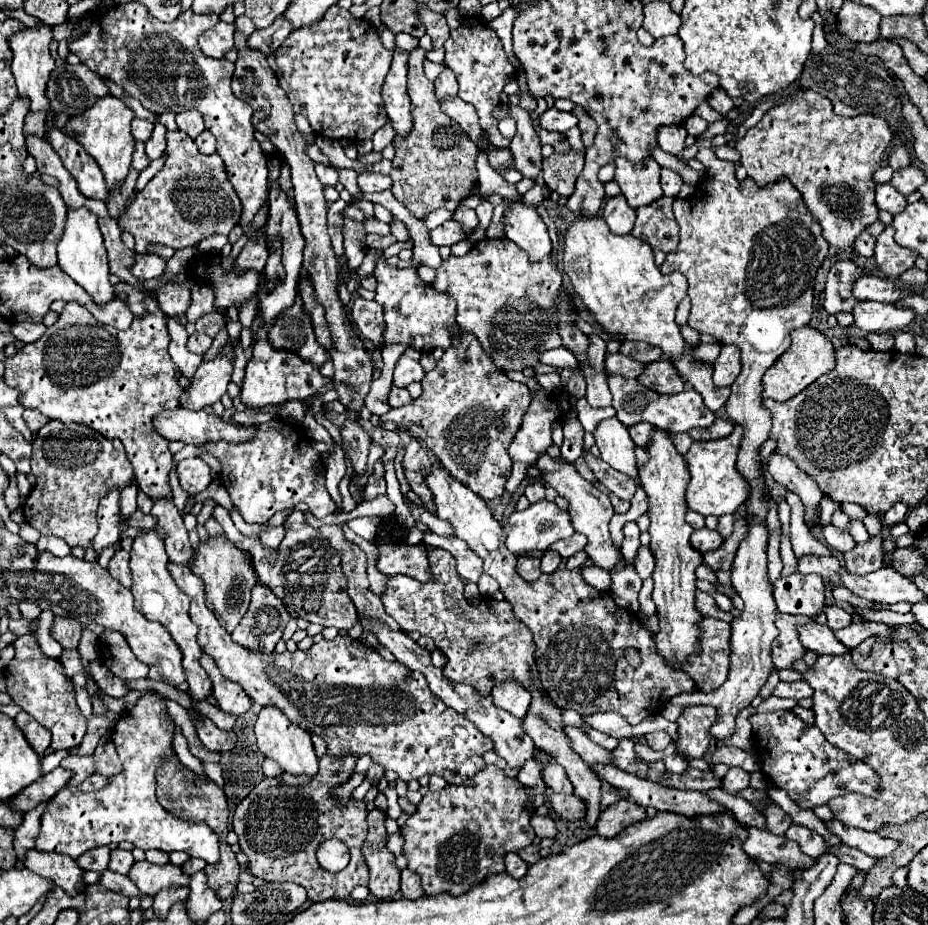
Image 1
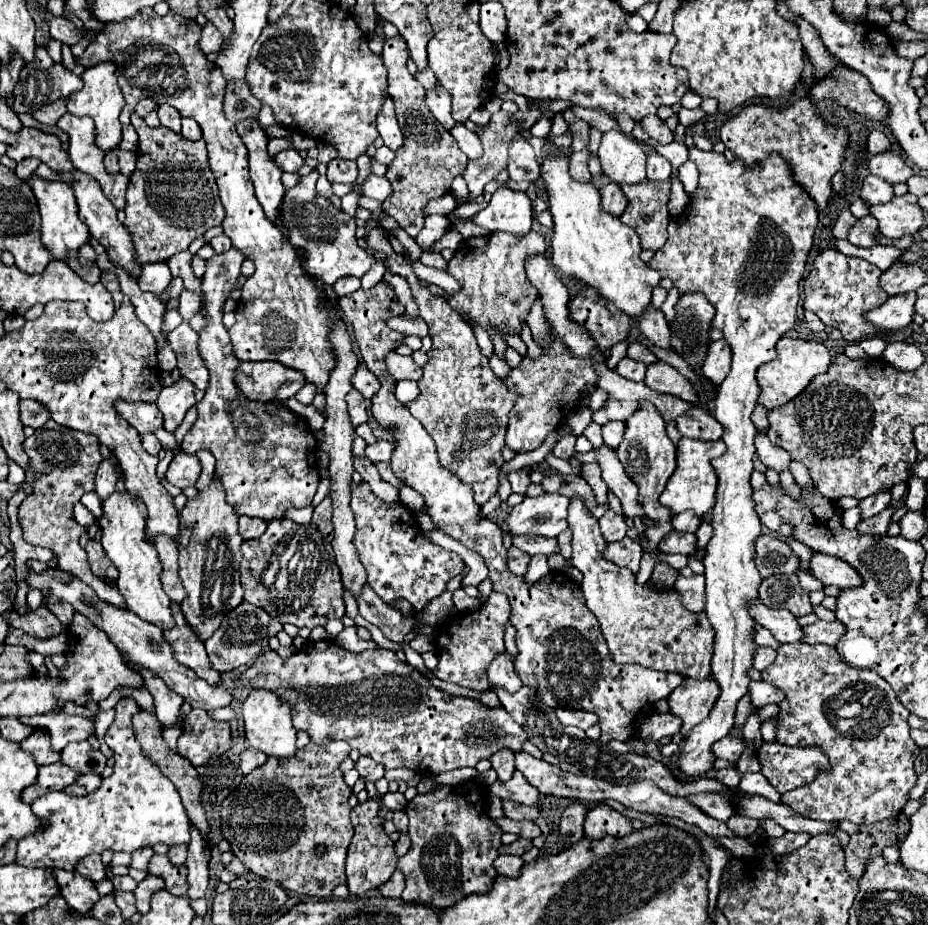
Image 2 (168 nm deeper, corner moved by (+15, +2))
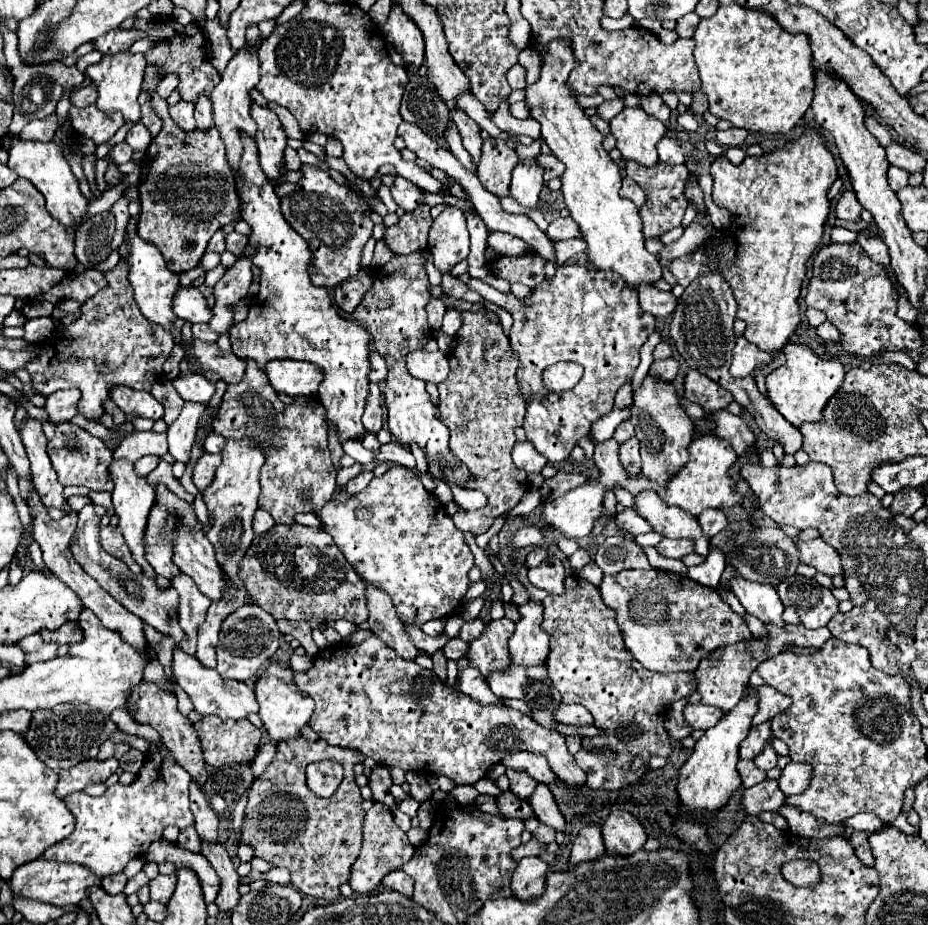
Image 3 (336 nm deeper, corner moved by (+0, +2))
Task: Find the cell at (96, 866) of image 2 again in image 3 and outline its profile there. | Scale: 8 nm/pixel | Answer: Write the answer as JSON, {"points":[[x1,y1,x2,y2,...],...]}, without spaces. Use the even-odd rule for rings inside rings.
{"points":[[117,873,117,875,107,875,107,877,103,877,101,879,101,887,105,889,105,891,109,891,109,893,121,893,123,891,123,887,125,887,125,883,127,883,127,877,123,875,123,873]]}

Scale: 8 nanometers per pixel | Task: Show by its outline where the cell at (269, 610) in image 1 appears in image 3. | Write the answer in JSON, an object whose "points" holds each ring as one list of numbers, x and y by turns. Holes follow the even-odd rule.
{"points":[[243,605,239,611,231,613,221,627,219,643,217,643,217,671,223,679,235,681,251,681,257,671,275,655,279,649,281,631,277,629,275,619,263,611,259,605]]}

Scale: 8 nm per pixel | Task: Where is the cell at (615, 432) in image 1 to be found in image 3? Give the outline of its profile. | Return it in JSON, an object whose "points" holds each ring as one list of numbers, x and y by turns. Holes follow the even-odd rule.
{"points":[[645,489,645,491,641,491,639,495,635,495,635,511,653,527,653,531,661,533,663,537,687,537,687,539,693,539,693,541,695,541,695,553,703,557,708,555,709,539,699,531,697,519,695,519,693,515,687,515,683,509,665,505,665,503,661,501,661,497,657,495,657,491]]}

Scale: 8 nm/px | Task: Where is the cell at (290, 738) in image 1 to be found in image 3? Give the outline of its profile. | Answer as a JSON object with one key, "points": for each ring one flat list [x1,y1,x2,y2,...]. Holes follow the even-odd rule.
{"points":[[271,663,269,669,265,671,265,675,259,677,259,681,255,683,255,695,257,695,257,701,259,701,259,717,261,717,263,727,267,729,273,743,291,741,291,739,299,737,301,729,309,723,309,719,315,711,313,699,303,695,295,687,293,671,279,665,279,663]]}

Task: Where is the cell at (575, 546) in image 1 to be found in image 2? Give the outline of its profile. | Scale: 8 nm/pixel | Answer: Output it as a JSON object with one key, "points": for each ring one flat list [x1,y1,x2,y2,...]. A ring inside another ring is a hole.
{"points":[[514,535,512,545,526,551,528,555,538,555,538,553,552,555,556,551,556,539,546,539,546,537,538,537,538,535,532,535,532,539,528,539,528,535,522,535,522,537]]}

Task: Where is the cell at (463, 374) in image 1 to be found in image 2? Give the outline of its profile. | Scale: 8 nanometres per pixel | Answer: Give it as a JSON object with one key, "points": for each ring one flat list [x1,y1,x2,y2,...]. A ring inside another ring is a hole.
{"points":[[374,221,368,247,388,253,390,269,410,283,412,297,420,307,420,317,428,323,430,337,434,341,432,349,428,351,424,375,418,381,420,395,406,407,434,439,440,463,474,489,476,501,488,501,498,493,498,475,504,465,500,451,504,447,508,411,516,401,516,393,510,393,500,377,494,375,488,365,488,357,482,355,476,343,472,327,460,315,456,315,452,307,448,307,446,299,434,295,416,279,412,265,402,255,394,253,392,245,378,227,378,221]]}

